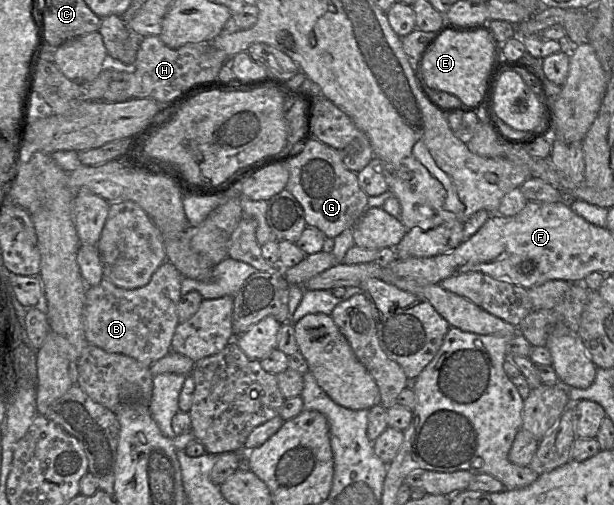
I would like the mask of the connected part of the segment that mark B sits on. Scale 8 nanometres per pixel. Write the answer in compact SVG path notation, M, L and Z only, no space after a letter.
M165 261L152 275L149 283L136 289L123 289L108 279L86 292L84 329L89 344L108 353L136 359L150 367L171 352L171 342L179 325L177 305L184 277L170 262Z

